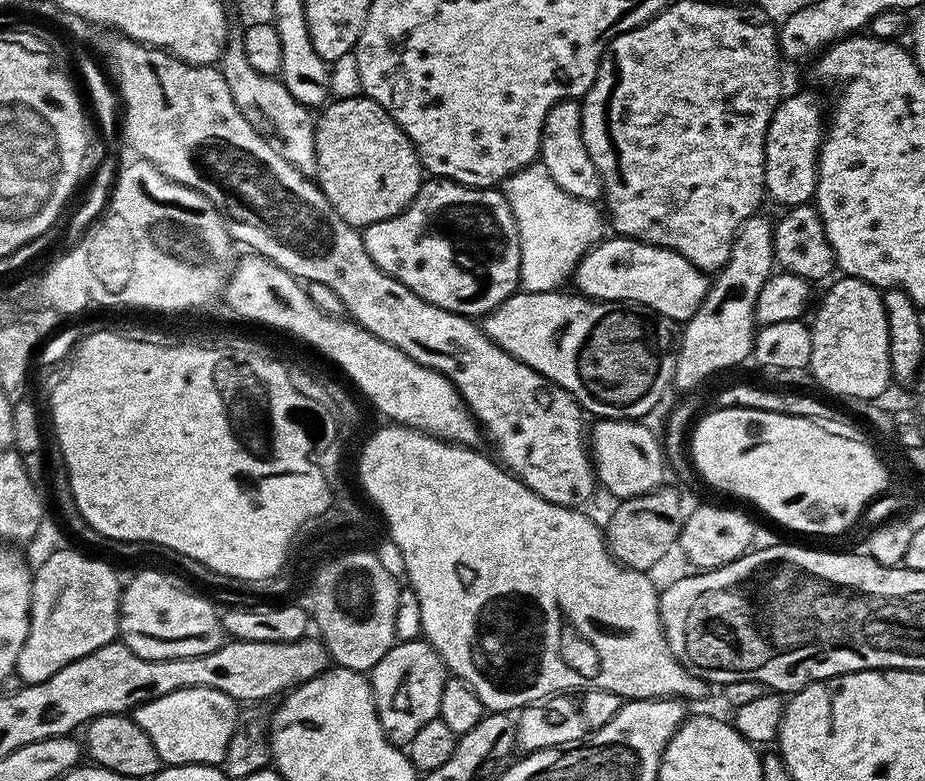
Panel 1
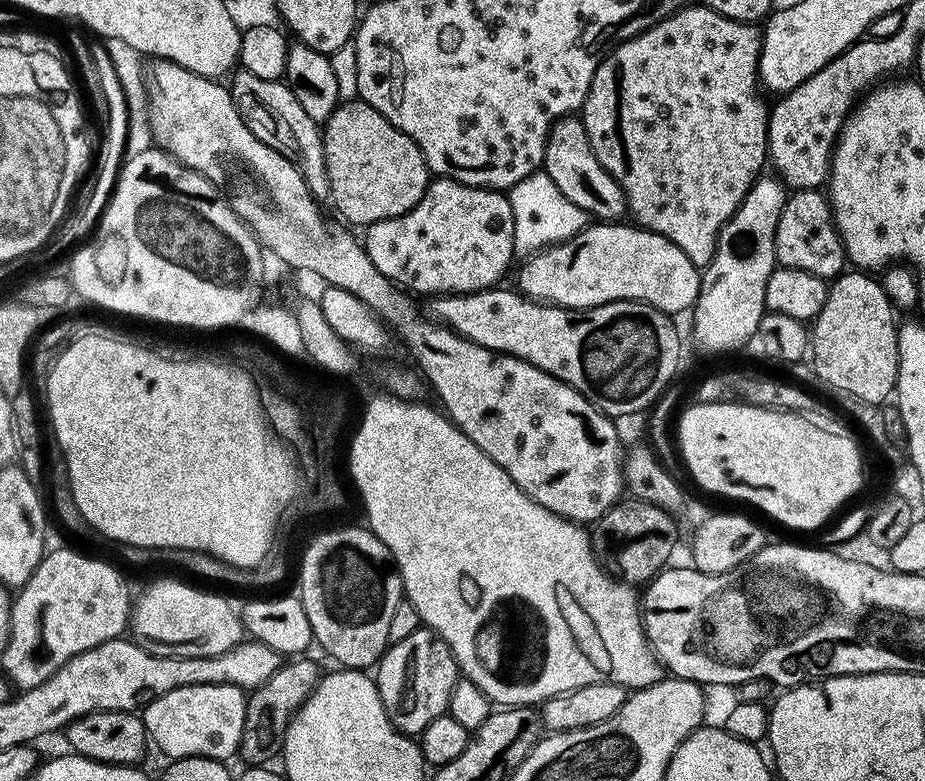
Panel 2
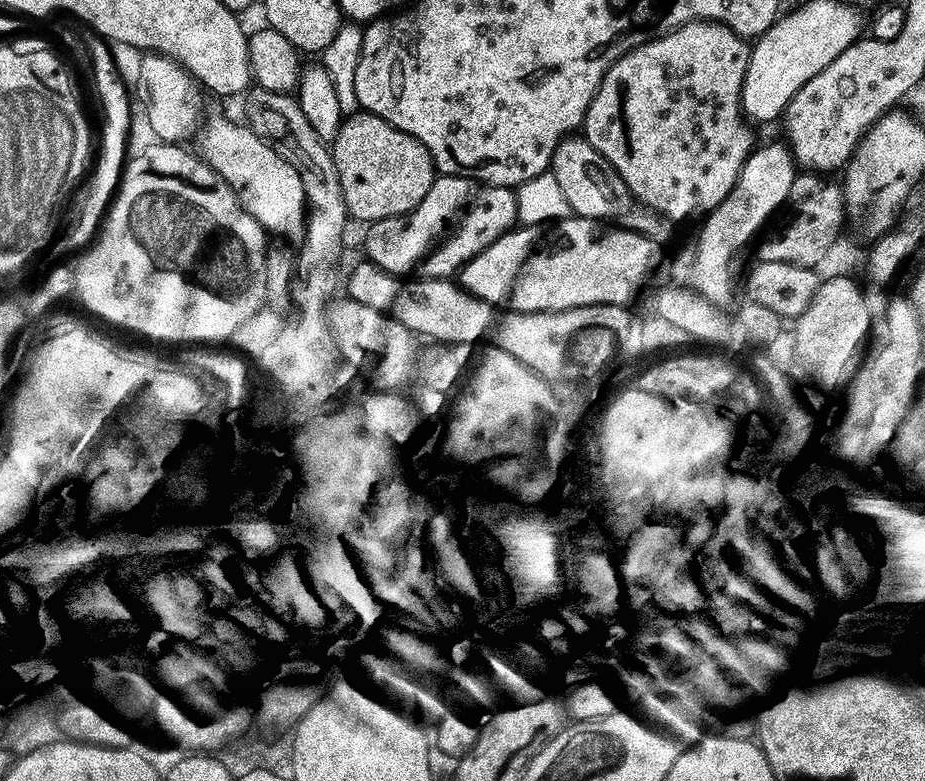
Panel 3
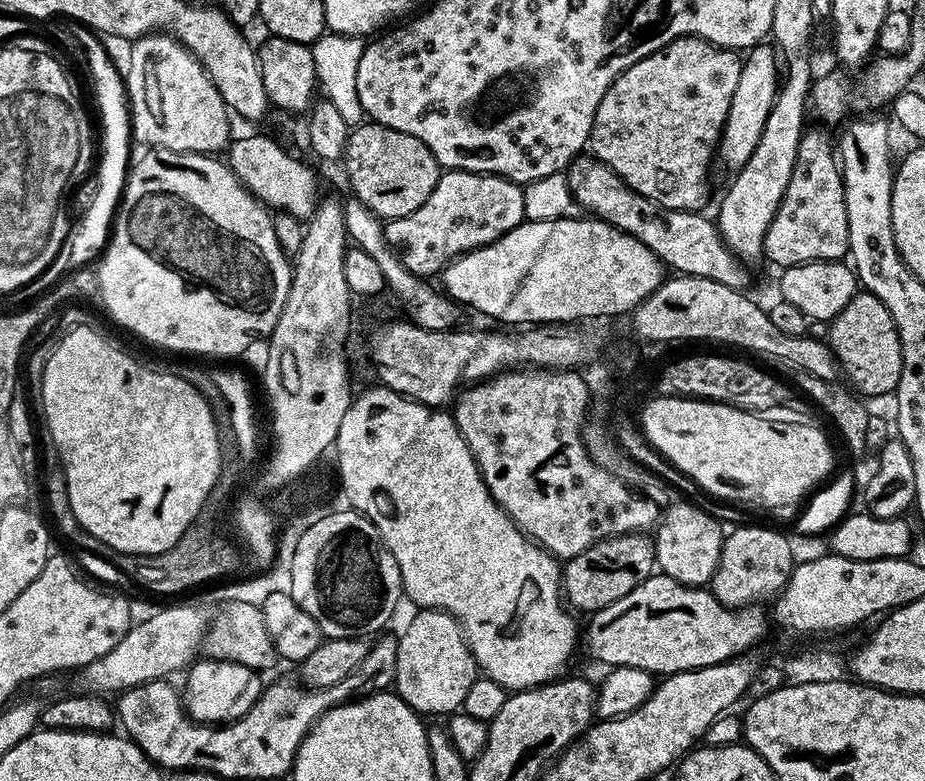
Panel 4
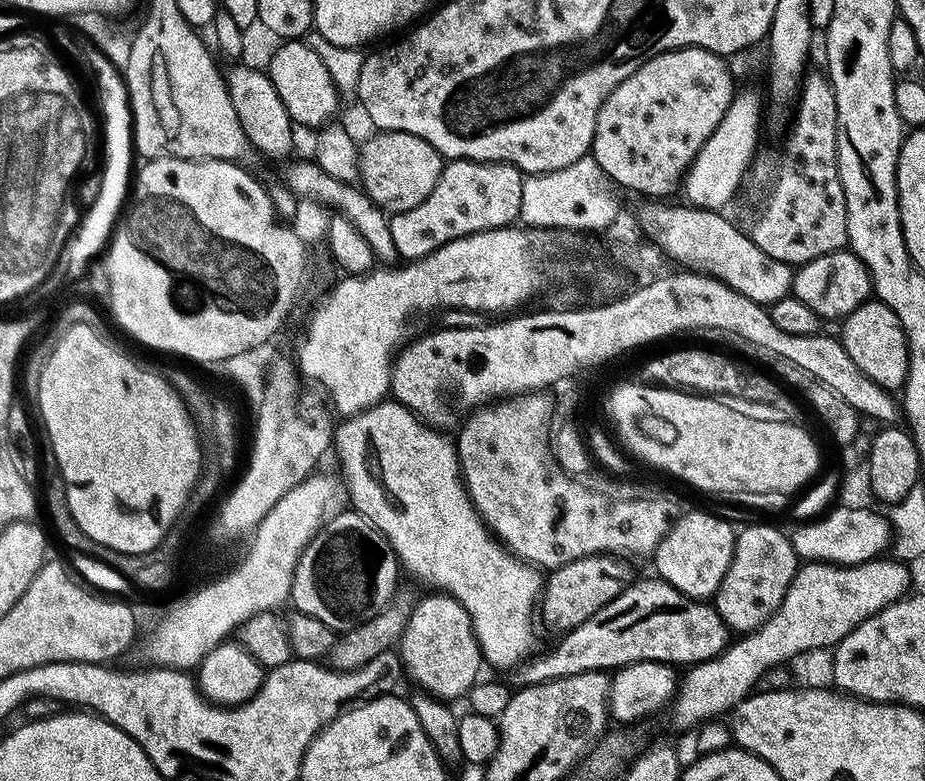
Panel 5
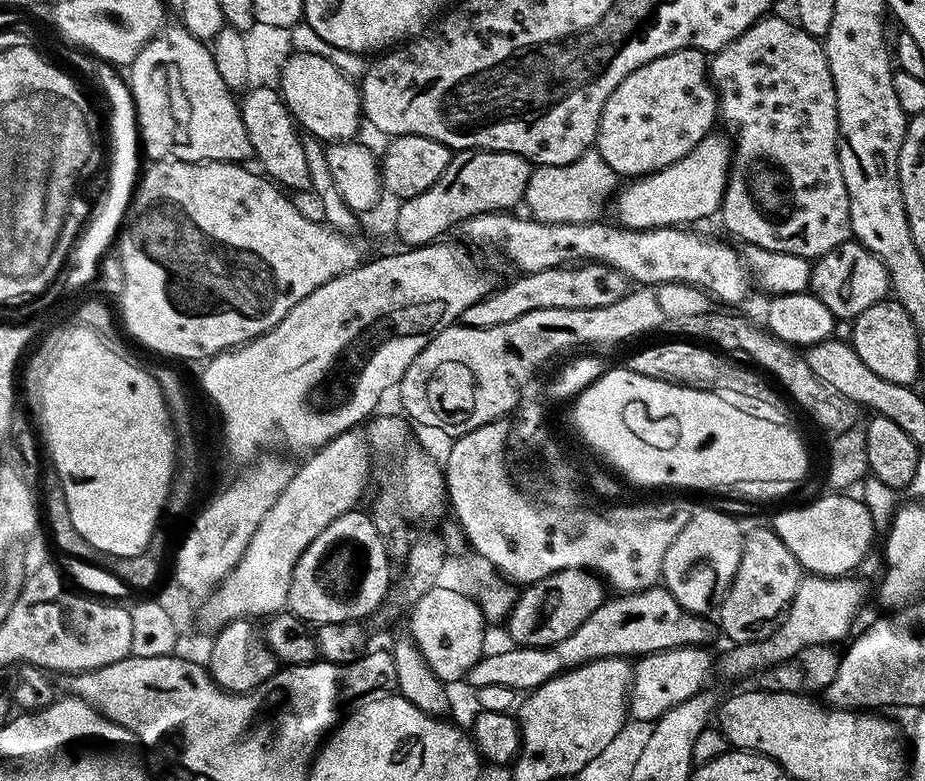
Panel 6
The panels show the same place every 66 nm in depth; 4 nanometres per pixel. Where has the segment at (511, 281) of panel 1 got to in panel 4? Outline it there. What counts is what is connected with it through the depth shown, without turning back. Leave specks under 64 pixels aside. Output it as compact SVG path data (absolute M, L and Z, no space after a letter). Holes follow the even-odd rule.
M445 171L441 175L433 192L413 213L405 217L389 219L384 226L384 236L389 246L400 257L406 270L414 276L432 278L436 272L443 273L447 266L457 256L472 252L493 242L499 237L514 230L525 221L524 188L501 176L488 176L484 172L454 172Z

